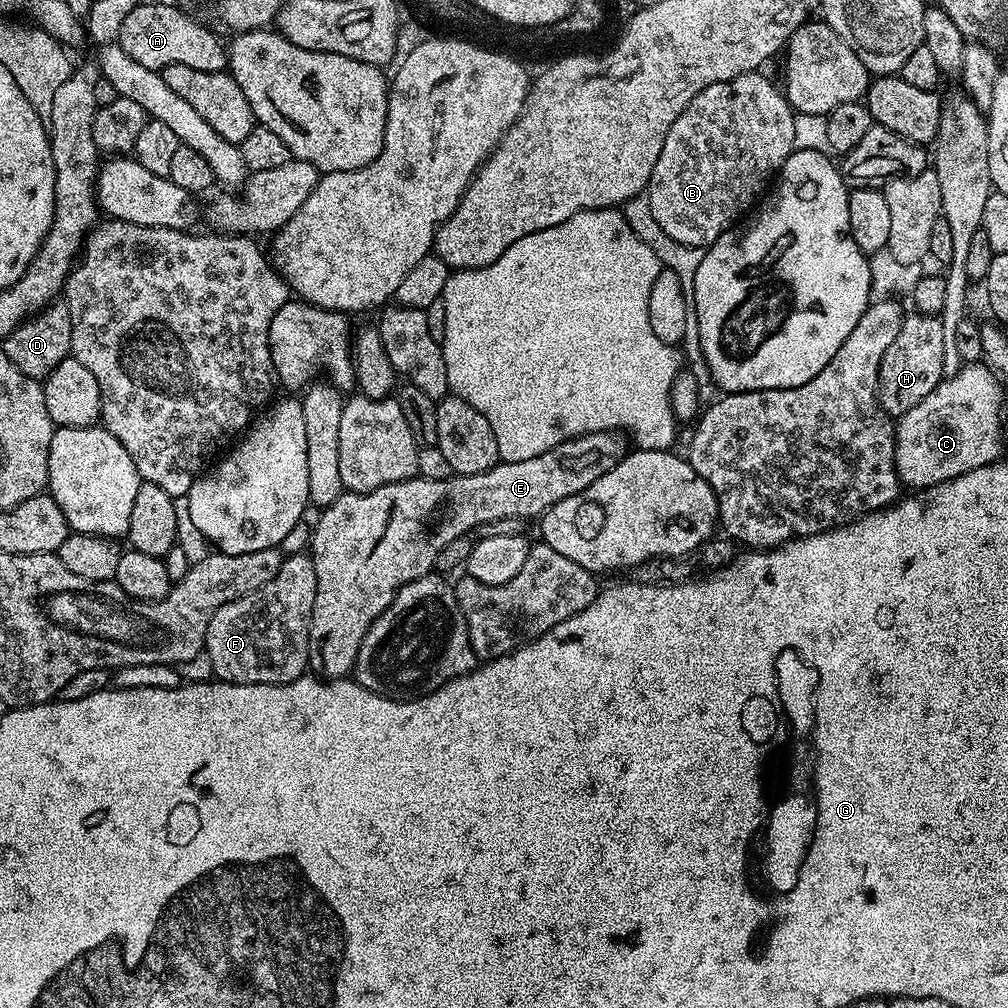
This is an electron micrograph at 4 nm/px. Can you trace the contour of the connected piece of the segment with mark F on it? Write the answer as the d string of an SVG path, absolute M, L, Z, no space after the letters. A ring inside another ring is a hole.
M299 554L289 555L284 561L284 565L278 570L278 574L274 574L274 578L270 578L270 582L262 585L257 592L253 592L240 600L230 602L226 606L222 606L212 616L208 625L208 634L204 638L204 647L206 655L212 663L212 670L217 681L226 684L289 684L291 680L296 680L300 676L305 675L308 663L308 626L312 619L312 607L314 606L314 598L316 597L316 567L312 561L311 555Z

